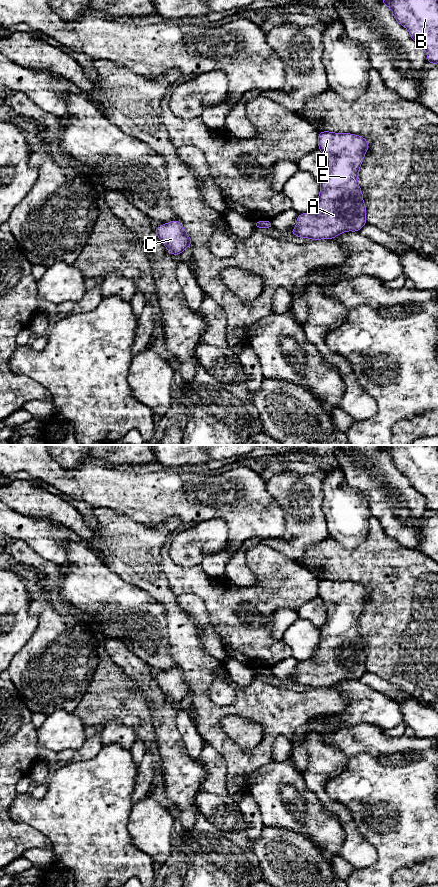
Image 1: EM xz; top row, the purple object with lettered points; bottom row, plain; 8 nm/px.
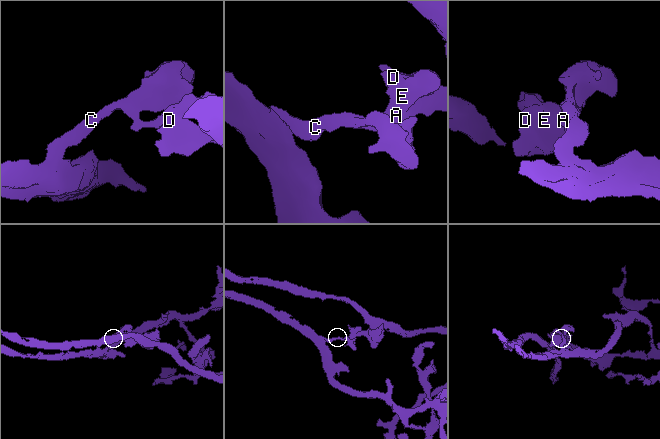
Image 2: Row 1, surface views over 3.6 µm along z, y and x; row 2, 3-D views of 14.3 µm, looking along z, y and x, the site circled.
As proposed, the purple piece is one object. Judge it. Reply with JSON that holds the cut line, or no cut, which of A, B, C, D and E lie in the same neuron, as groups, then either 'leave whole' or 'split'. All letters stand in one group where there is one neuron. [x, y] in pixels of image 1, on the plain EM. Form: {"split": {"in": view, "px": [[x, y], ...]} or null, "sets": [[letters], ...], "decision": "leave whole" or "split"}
{"split": {"in": "xz", "px": [[264, 670], [260, 674]]}, "sets": [["A", "B", "D", "E"], ["C"]], "decision": "split"}

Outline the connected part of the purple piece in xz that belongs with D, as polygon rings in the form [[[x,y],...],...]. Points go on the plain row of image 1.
[[[320,580],[318,596],[326,608],[326,619],[320,629],[320,642],[312,660],[299,662],[296,676],[289,680],[301,686],[334,687],[346,679],[359,679],[366,670],[366,654],[358,632],[358,622],[369,591],[359,583]]]

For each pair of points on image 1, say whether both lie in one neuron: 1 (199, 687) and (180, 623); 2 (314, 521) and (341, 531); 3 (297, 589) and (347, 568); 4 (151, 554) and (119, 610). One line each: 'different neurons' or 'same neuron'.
1: same neuron
2: different neurons
3: different neurons
4: different neurons

